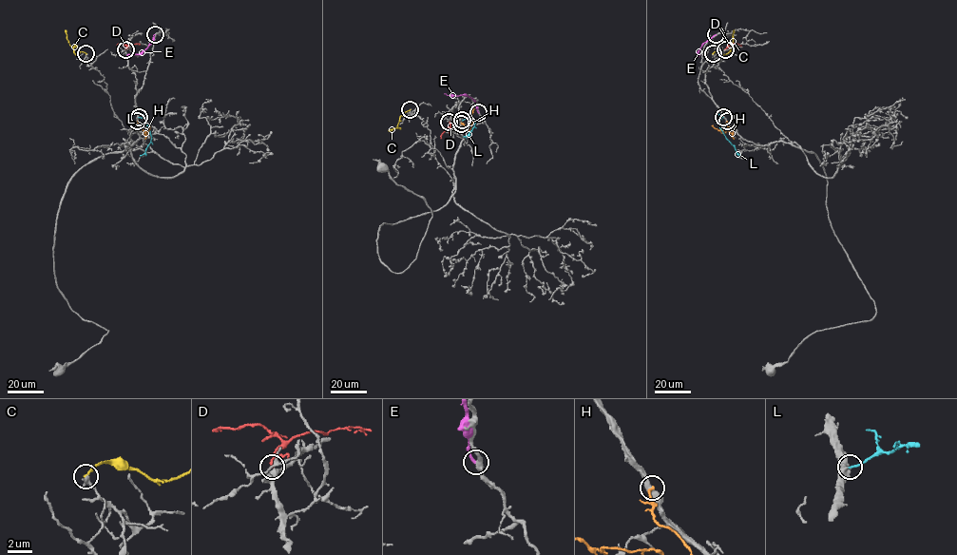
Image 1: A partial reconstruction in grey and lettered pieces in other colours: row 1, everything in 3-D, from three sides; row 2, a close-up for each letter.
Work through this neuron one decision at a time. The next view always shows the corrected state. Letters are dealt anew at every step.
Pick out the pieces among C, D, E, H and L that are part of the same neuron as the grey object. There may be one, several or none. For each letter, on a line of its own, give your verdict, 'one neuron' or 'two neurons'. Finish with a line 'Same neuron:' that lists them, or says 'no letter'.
C: two neurons
D: one neuron
E: two neurons
H: two neurons
L: one neuron
Same neuron: D, L

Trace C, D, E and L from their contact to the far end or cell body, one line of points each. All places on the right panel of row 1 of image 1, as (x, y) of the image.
C: (713, 53), (730, 50), (735, 30)
D: (725, 49), (734, 43), (741, 45)
E: (716, 34), (706, 41), (697, 56)
L: (723, 117), (719, 126), (739, 156)

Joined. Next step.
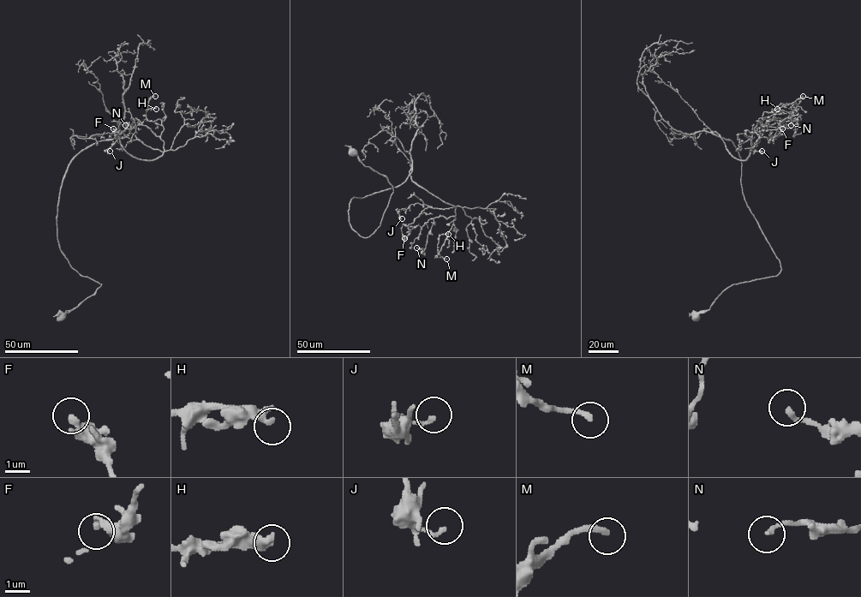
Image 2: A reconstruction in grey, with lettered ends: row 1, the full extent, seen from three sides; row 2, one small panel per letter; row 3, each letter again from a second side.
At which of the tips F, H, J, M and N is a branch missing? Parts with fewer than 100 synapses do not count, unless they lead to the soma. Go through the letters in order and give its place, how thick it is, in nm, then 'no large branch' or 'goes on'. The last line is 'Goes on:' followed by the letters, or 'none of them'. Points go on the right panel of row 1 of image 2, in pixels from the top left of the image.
F: at (782, 128); 360 nm thick; no large branch
H: at (777, 109); 380 nm thick; no large branch
J: at (762, 151); 170 nm thick; no large branch
M: at (803, 96); 220 nm thick; no large branch
N: at (791, 125); 160 nm thick; no large branch
Goes on: none of them

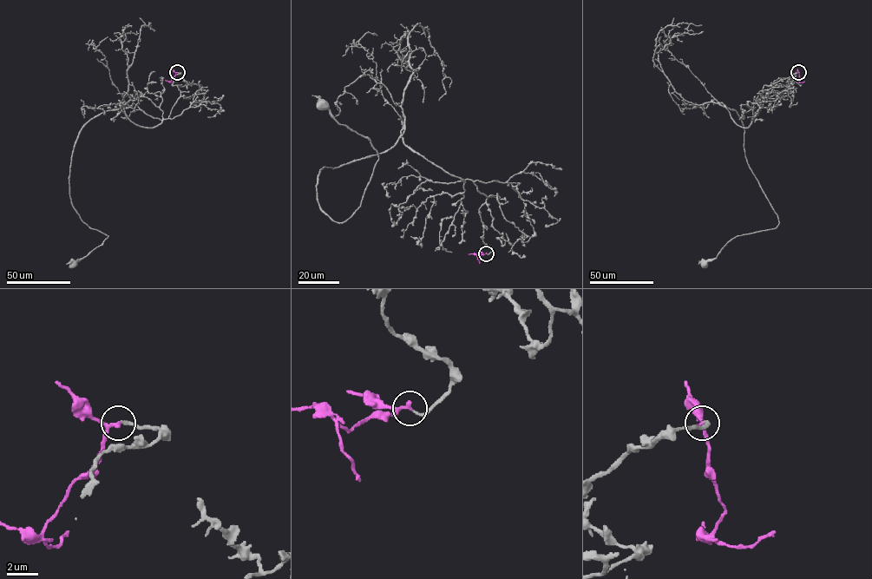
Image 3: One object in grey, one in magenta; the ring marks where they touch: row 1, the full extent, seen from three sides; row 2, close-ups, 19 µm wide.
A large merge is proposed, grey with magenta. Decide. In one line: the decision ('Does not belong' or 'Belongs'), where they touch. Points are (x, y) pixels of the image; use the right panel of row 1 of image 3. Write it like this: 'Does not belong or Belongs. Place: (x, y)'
Belongs. Place: (798, 72)

